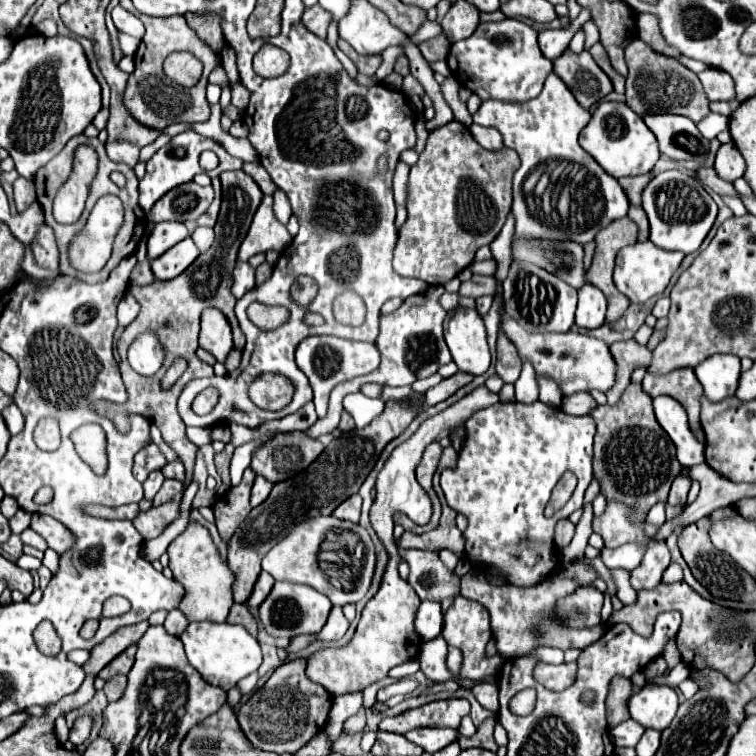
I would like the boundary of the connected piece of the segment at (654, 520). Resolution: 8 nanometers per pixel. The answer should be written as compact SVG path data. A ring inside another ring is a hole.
M665 503L653 505L653 509L647 513L645 523L649 523L649 525L661 525L661 523L665 523Z

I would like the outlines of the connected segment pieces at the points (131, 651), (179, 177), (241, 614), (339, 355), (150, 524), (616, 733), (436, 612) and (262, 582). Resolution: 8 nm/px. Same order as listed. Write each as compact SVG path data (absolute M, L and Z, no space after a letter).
M129 645L121 655L117 655L109 665L105 665L101 671L99 671L99 677L101 679L111 679L113 675L127 675L133 667L133 661L135 661L135 645Z
M187 129L187 131L179 133L179 135L175 135L163 149L159 149L159 151L147 161L147 173L145 173L145 177L139 181L139 203L141 203L141 207L143 207L145 213L151 211L151 207L155 205L155 201L157 201L161 195L165 195L167 191L171 191L173 187L179 187L179 185L183 185L183 183L193 181L193 177L195 177L197 173L201 173L199 155L201 155L201 151L205 151L205 149L215 151L217 157L219 157L219 167L213 169L213 171L209 171L209 177L219 177L223 171L239 171L239 169L243 167L243 161L241 161L239 157L229 155L229 153L227 153L221 145L217 145L215 141L211 141L211 139L207 139L207 137L199 135L199 133L195 133L193 129Z
M235 603L235 605L231 607L231 611L229 611L227 621L229 621L229 623L239 623L239 625L243 625L253 637L257 637L257 621L255 621L255 617L247 611L247 605Z
M325 335L307 337L305 343L297 345L295 363L307 375L307 379L313 387L313 395L315 395L313 403L315 403L317 415L325 417L331 389L341 381L347 381L347 379L353 379L357 375L365 375L365 373L371 373L373 369L377 369L379 367L379 351L373 343L357 343L357 341L339 339L339 337L325 337Z
M179 493L177 497L173 497L173 501L167 501L161 507L151 507L149 511L139 513L133 519L133 525L143 535L143 539L159 537L163 533L163 529L179 517L179 513L181 513L181 499L183 499L183 493Z
M627 719L621 725L611 729L611 737L613 737L615 745L619 745L619 747L635 747L643 733L645 733L645 727L633 719Z
M423 601L421 609L417 609L415 629L423 641L429 641L441 634L443 627L443 613L440 603Z
M263 571L261 575L259 575L259 579L257 579L257 583L255 583L255 591L249 595L251 599L247 601L251 607L259 607L261 605L261 601L269 595L269 591L271 591L271 587L273 587L273 583L275 583L275 579L267 573L267 571Z

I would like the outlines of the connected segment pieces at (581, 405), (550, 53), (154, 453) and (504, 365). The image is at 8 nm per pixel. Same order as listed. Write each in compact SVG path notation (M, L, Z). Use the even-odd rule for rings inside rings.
M575 393L569 397L563 397L561 409L565 409L571 415L589 415L597 407L597 401L589 393Z
M571 24L567 29L549 29L549 31L541 31L539 33L539 47L541 47L541 53L555 61L571 43L573 35L577 33L577 24Z
M151 443L151 445L143 447L143 449L135 455L133 475L135 475L135 479L137 479L137 481L141 481L141 483L143 483L151 471L161 469L165 463L167 463L167 461L165 461L165 457L159 453L157 445L153 445L153 443Z
M499 333L497 339L497 375L505 381L505 383L515 383L519 373L521 373L521 359L517 355L515 345L503 335Z

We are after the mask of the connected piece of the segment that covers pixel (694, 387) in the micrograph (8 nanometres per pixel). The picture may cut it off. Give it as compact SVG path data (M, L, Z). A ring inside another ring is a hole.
M675 369L667 375L645 375L643 379L643 391L649 397L659 397L659 395L669 395L675 401L679 401L687 415L689 415L689 425L693 433L701 431L699 425L699 397L703 393L701 383L697 381L693 369Z

